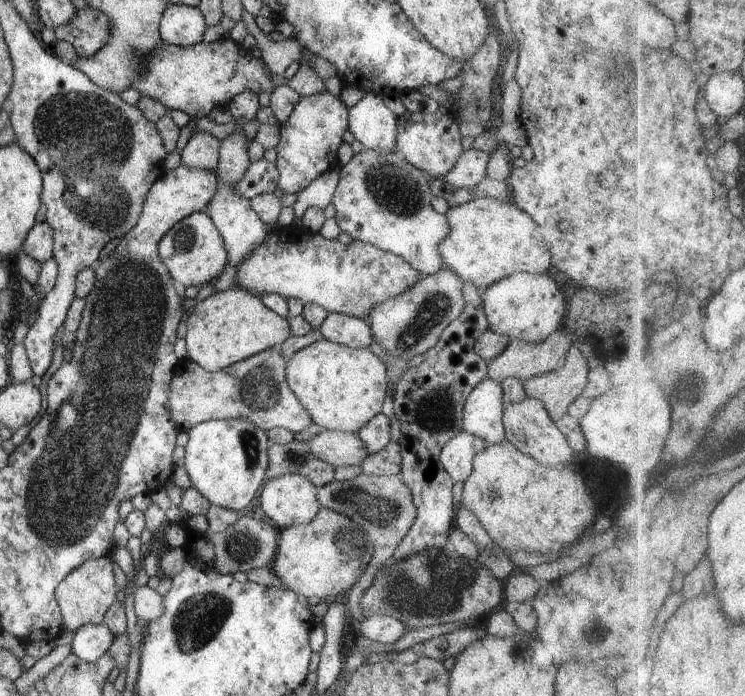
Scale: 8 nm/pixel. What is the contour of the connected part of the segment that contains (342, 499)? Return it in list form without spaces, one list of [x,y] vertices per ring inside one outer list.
[[[360,473],[347,481],[334,480],[317,487],[318,502],[322,507],[335,510],[350,517],[356,524],[362,526],[375,548],[375,553],[368,563],[364,574],[358,582],[346,592],[346,600],[360,600],[365,590],[373,583],[379,569],[396,552],[406,533],[410,530],[417,515],[410,487],[400,475],[367,475]]]

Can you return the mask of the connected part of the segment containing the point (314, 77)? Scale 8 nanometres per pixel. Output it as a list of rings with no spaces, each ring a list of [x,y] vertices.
[[[303,48],[299,69],[296,74],[290,79],[286,79],[282,74],[272,74],[274,84],[276,86],[288,85],[292,87],[299,94],[300,98],[326,91],[324,79],[311,65],[310,60],[314,57],[316,56],[314,56],[313,52]]]

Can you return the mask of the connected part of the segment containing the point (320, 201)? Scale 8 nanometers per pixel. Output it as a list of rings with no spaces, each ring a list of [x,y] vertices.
[[[338,166],[323,172],[298,193],[293,205],[295,216],[300,217],[310,207],[325,209],[331,203],[339,181]]]

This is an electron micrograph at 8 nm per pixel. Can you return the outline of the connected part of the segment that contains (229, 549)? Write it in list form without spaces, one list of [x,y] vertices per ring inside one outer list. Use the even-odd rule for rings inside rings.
[[[242,514],[226,530],[209,533],[207,540],[212,545],[214,569],[222,575],[233,575],[238,571],[249,573],[252,569],[271,566],[276,554],[278,535],[279,529],[266,518],[254,519]]]

